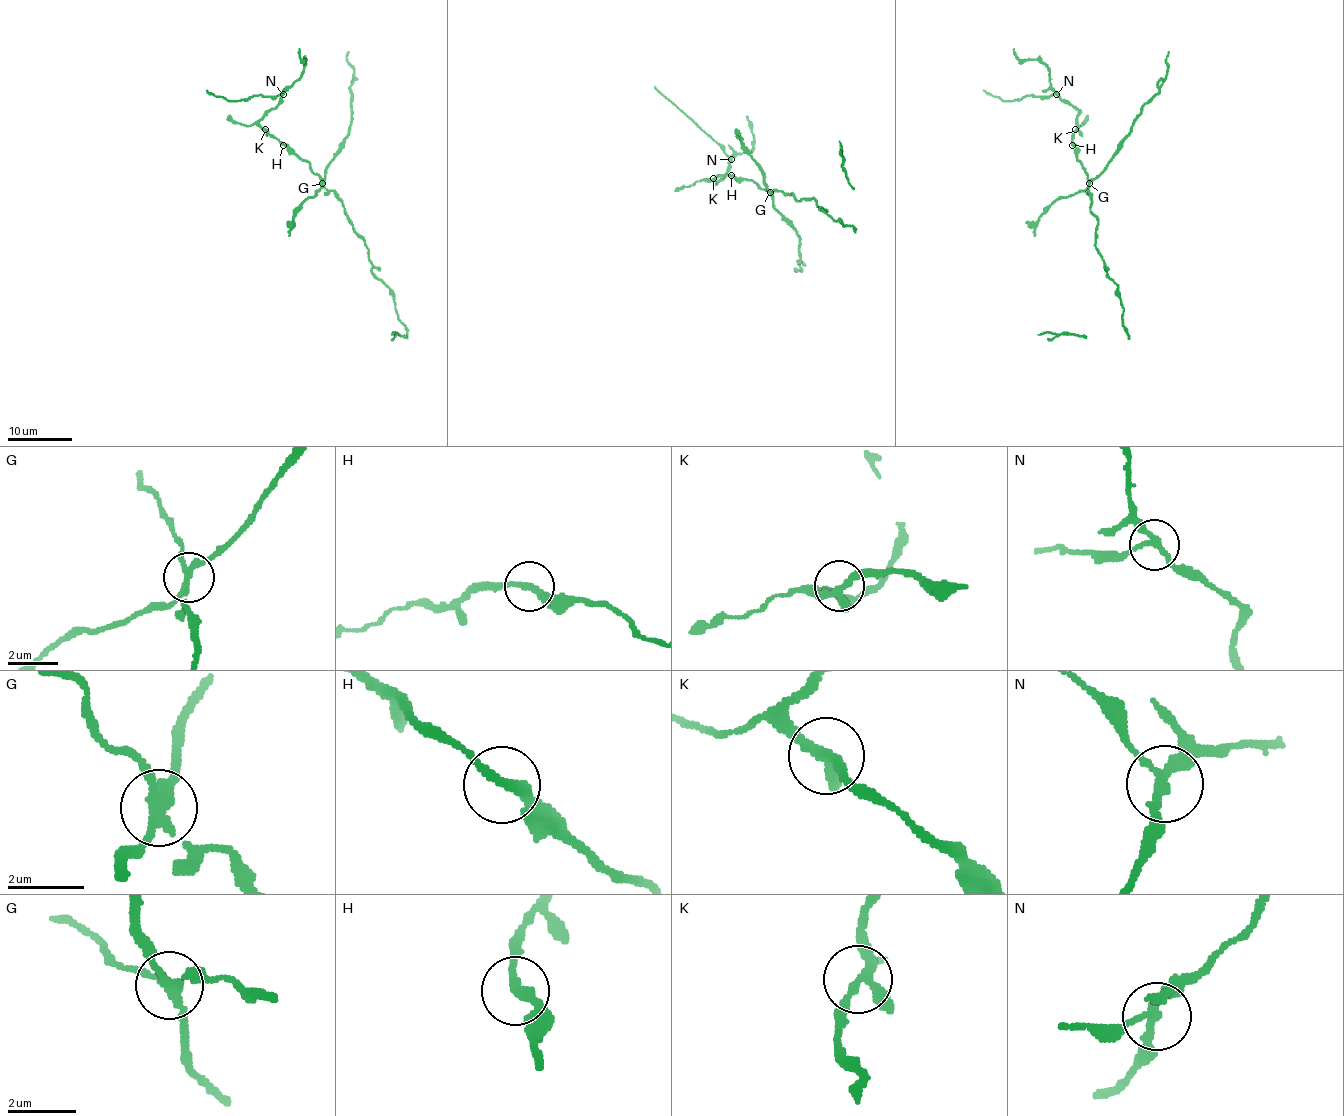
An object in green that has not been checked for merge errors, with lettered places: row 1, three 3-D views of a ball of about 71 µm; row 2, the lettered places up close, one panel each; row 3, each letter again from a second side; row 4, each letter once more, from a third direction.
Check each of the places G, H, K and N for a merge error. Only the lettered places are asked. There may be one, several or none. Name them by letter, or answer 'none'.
G, N

